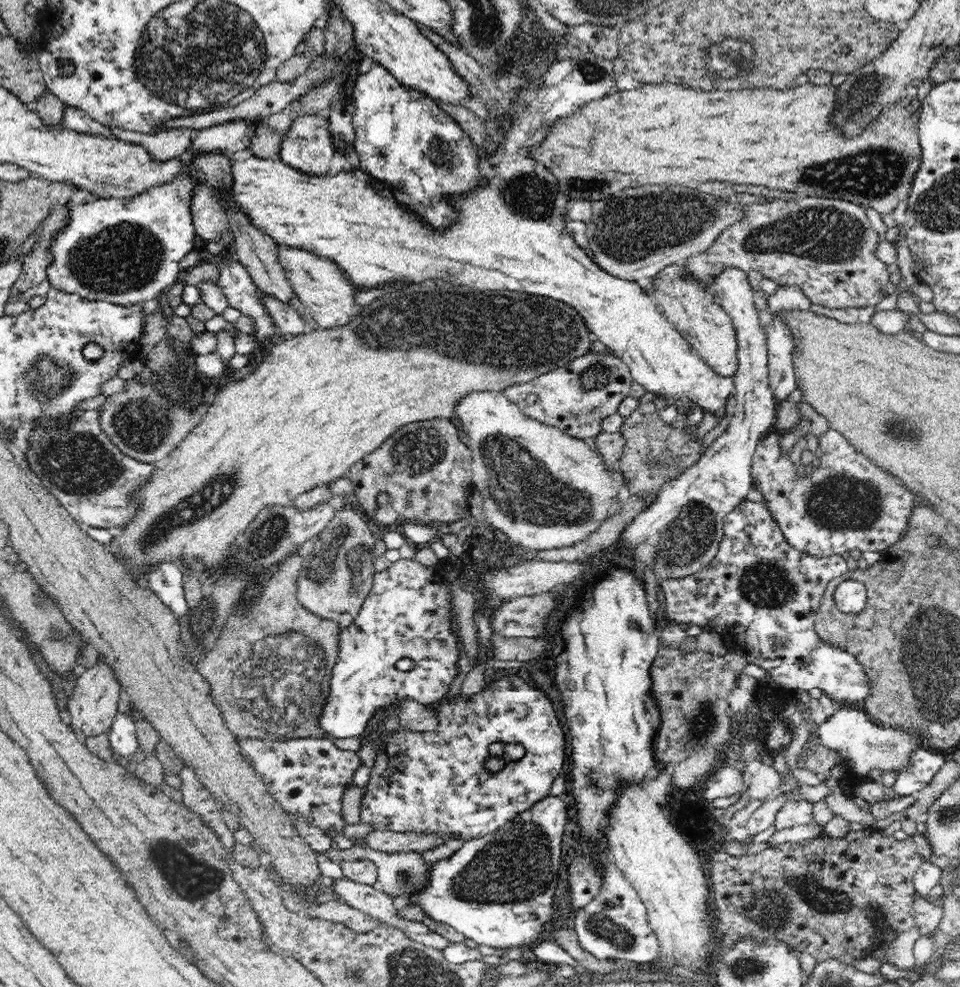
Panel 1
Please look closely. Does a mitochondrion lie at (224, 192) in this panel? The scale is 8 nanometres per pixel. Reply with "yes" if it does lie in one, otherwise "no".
no

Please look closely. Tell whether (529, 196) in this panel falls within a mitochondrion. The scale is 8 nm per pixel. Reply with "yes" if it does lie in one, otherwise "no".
yes

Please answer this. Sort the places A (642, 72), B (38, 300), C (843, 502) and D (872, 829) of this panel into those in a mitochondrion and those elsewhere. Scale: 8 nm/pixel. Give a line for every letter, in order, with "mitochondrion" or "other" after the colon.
A: other
B: other
C: mitochondrion
D: other

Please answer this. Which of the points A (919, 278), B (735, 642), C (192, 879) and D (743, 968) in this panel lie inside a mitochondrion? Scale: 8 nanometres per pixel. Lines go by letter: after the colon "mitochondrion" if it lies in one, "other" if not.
A: other
B: other
C: mitochondrion
D: mitochondrion

